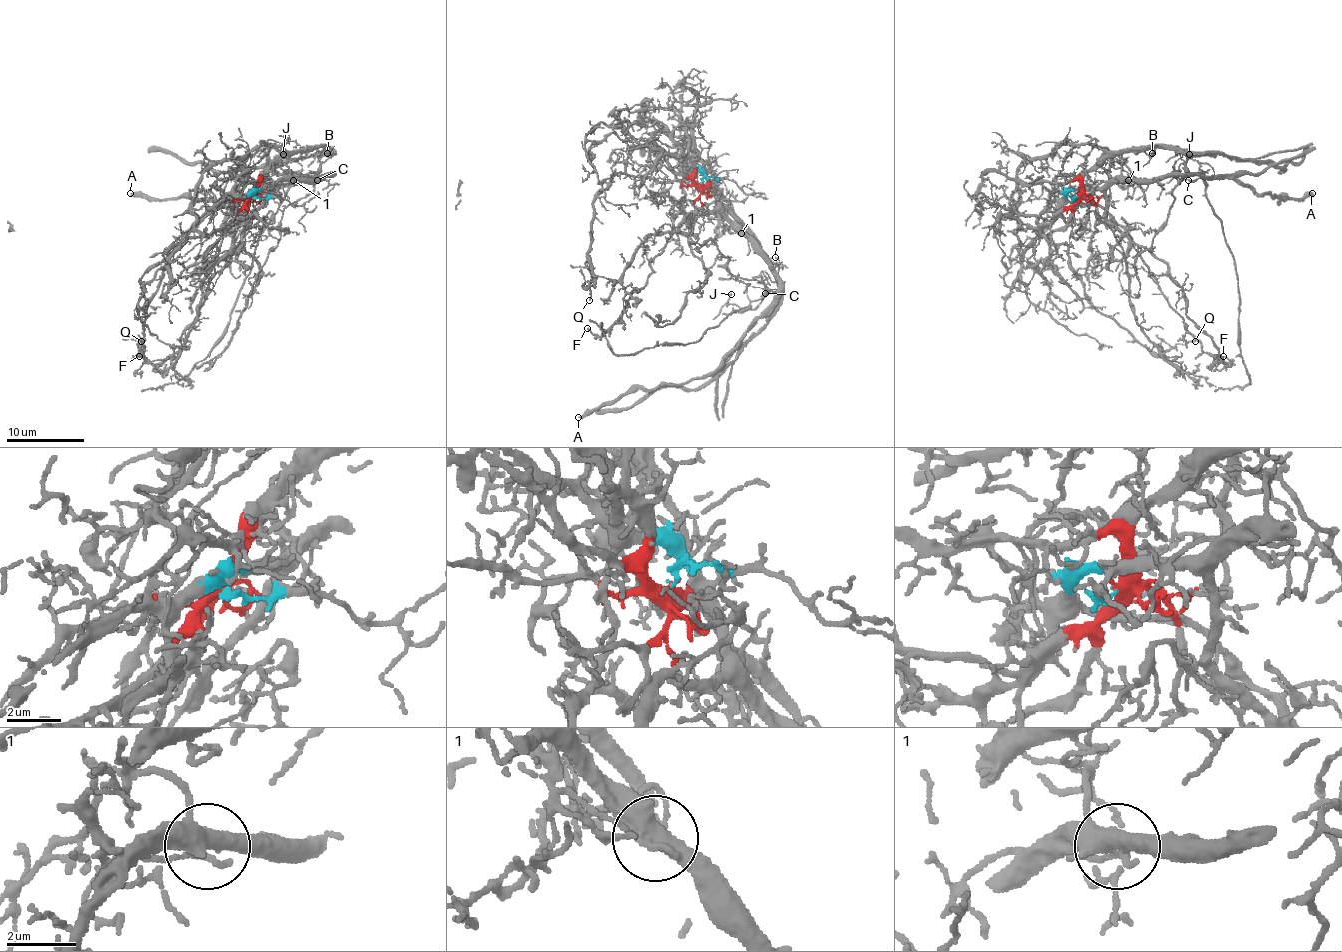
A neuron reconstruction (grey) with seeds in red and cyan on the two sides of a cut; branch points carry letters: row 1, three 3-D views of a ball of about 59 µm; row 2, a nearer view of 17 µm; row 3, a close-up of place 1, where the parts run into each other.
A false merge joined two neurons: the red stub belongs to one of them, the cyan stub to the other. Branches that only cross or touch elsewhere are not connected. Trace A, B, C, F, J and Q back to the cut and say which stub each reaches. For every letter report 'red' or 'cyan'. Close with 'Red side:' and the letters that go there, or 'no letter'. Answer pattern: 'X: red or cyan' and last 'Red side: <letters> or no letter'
A: cyan
B: red
C: red
F: cyan
J: red
Q: cyan
Red side: B, C, J

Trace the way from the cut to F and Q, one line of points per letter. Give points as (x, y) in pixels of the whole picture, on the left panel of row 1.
F: (252, 196), (241, 196), (225, 221), (217, 260), (202, 284), (204, 303), (180, 348), (155, 365), (139, 356)
Q: (252, 196), (254, 194), (227, 200), (178, 241), (145, 313), (141, 356), (141, 340)

